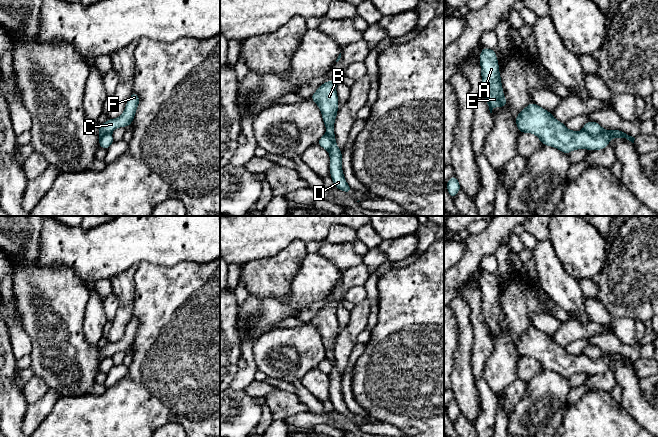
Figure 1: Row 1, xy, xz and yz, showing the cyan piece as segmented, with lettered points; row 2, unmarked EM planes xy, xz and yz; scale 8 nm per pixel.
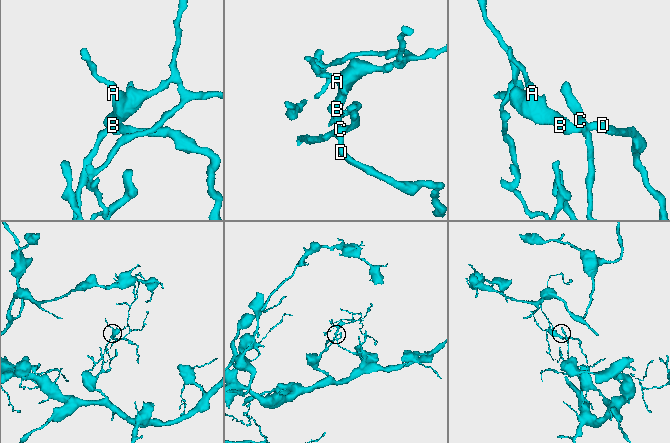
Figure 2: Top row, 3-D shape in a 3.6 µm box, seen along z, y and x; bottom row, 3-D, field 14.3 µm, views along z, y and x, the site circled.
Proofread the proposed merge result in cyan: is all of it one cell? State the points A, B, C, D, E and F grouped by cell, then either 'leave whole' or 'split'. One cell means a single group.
A B D E / C F; split

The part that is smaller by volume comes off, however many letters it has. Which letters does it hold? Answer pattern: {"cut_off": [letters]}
{"cut_off": ["A", "B", "D", "E"]}

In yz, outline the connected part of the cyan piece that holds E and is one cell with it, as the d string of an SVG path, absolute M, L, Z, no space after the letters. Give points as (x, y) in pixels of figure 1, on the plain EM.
M482 271L479 286L483 319L488 327L490 337L492 337L492 334L497 330L502 332L507 330L495 274Z

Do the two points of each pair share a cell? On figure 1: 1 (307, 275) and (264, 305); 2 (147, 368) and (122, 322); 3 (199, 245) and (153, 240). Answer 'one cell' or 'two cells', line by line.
1: one cell
2: two cells
3: one cell

